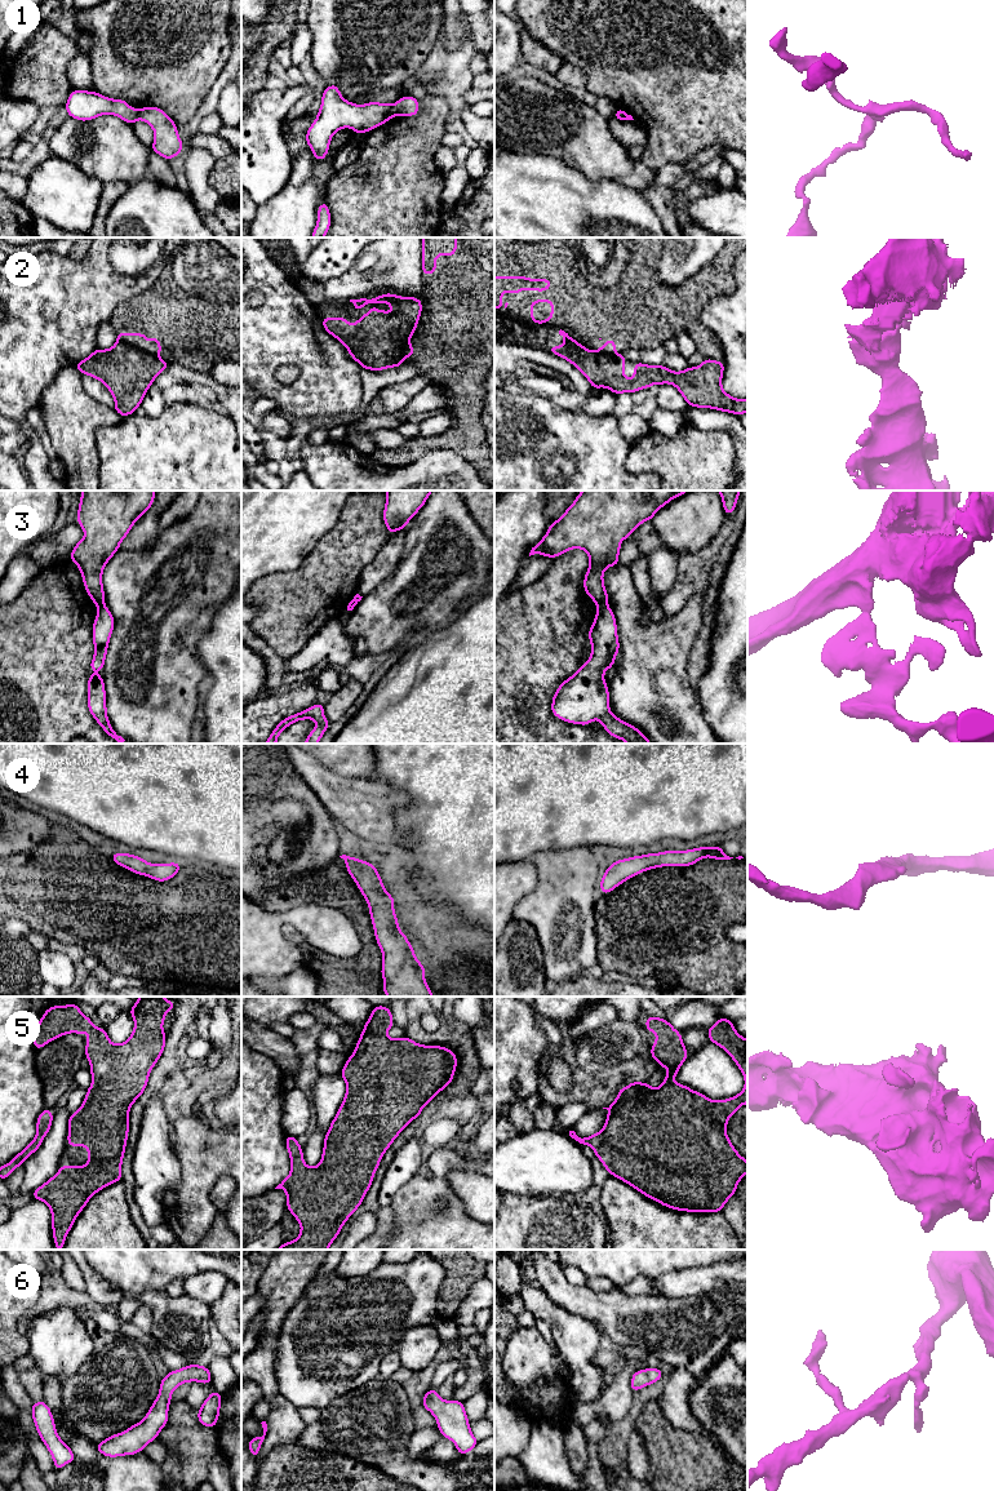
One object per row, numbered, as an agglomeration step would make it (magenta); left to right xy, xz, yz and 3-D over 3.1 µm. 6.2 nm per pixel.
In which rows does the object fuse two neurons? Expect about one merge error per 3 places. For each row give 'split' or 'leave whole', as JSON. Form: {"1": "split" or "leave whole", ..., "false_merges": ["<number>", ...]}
{"1": "split", "2": "split", "3": "split", "4": "leave whole", "5": "leave whole", "6": "leave whole", "false_merges": ["1", "2", "3"]}

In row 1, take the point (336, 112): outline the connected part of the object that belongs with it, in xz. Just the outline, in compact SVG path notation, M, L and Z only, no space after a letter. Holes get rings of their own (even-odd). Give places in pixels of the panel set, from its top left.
M336 84L325 88L320 110L306 133L306 143L314 157L320 161L327 157L333 134L343 128L352 128L356 134L367 133L391 120L391 105L368 102L355 105L346 101Z

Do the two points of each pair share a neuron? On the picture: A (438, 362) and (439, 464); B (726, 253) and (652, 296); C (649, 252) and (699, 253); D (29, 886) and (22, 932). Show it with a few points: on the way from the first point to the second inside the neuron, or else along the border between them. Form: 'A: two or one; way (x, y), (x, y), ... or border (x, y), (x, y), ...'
A: two; border (416, 457), (435, 448), (448, 448), (467, 460)
B: one; way (713, 273), (689, 296), (671, 296)
C: two; border (662, 251), (659, 258), (657, 282)
D: two; border (13, 917), (22, 921), (31, 930)

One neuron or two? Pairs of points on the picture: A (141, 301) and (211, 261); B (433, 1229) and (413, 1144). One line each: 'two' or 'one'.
A: two
B: two

